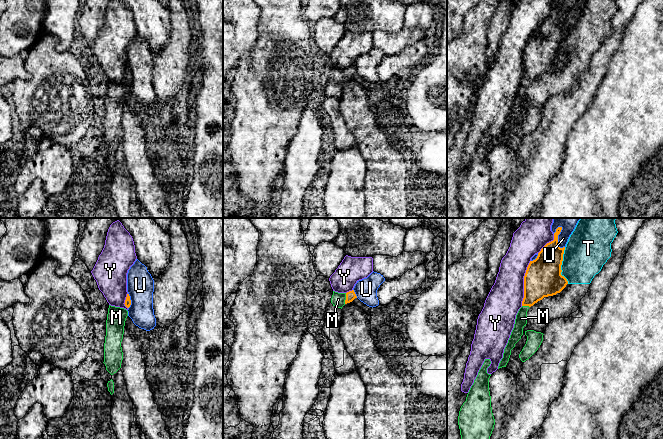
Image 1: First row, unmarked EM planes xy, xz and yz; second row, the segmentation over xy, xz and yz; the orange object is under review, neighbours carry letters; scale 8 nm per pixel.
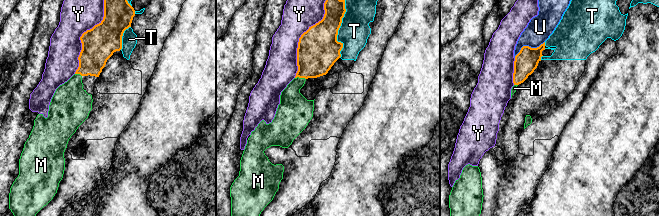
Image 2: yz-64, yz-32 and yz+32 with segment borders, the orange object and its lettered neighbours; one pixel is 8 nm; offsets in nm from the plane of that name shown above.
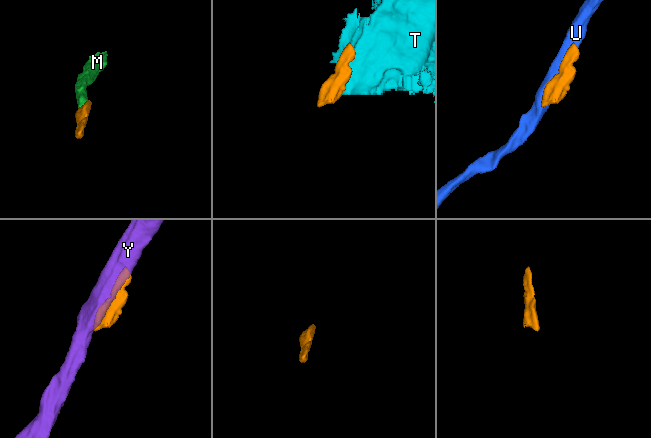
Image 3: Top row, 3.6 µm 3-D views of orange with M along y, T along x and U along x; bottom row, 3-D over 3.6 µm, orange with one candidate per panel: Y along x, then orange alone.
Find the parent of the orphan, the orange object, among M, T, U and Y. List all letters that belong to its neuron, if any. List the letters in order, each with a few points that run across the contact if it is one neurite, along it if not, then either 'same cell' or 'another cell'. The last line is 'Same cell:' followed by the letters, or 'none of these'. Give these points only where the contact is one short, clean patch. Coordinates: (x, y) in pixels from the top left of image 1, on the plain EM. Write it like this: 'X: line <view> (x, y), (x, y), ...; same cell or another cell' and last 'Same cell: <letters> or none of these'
M: line xz (350, 72), (346, 74), (338, 75); same cell
T: another cell
U: another cell
Y: another cell
Same cell: M

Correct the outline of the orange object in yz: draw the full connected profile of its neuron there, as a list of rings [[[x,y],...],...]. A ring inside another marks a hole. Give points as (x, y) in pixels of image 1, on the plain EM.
[[[562,3],[554,9],[554,16],[547,19],[535,36],[530,37],[524,52],[524,74],[519,85],[514,104],[504,125],[498,145],[506,143],[511,126],[523,111],[523,104],[527,100],[527,87],[544,73],[560,69],[568,60],[567,55],[561,51],[561,41],[565,23],[558,22],[558,11]]]

